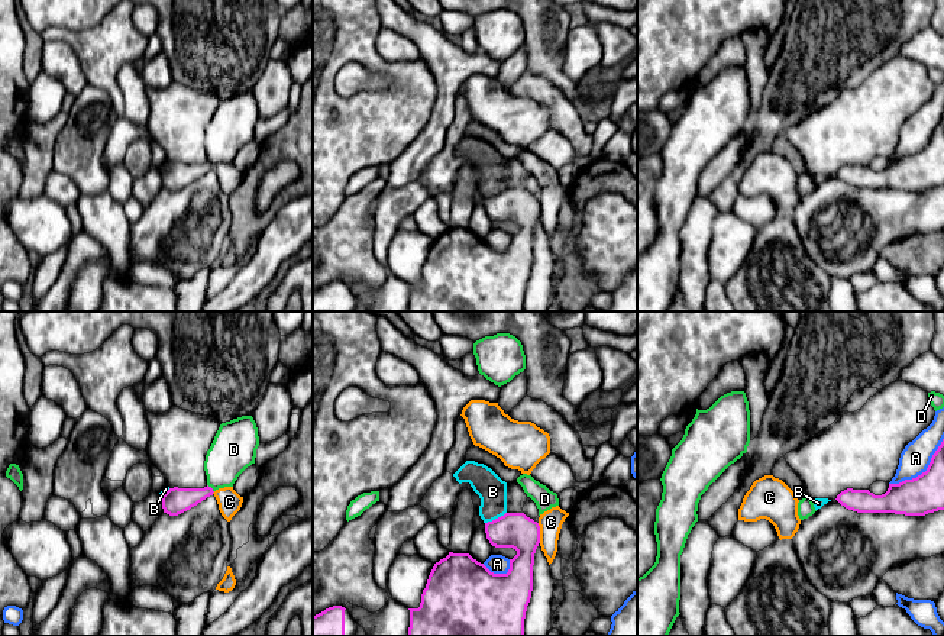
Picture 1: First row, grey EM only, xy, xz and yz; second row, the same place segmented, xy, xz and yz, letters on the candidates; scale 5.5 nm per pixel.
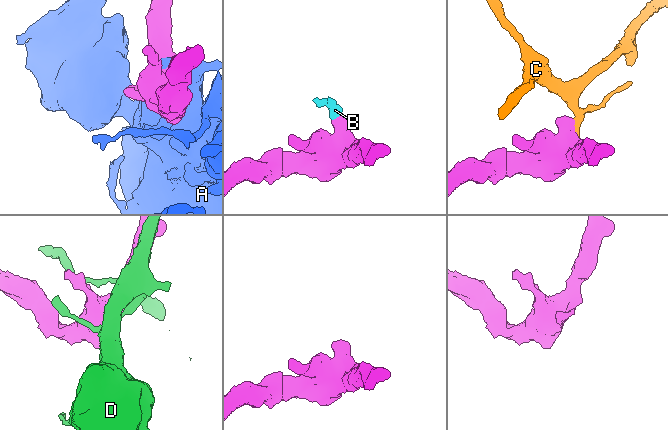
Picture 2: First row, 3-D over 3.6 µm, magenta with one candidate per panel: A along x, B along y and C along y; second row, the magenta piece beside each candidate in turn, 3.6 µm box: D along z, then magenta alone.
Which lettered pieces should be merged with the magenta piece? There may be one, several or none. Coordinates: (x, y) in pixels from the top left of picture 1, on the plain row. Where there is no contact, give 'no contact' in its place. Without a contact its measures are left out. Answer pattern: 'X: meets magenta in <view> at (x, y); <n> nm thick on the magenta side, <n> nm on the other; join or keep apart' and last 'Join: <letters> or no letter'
A: meets magenta in yz at (923, 148); 220 nm thick on the magenta side, 160 nm on the other; keep apart
B: meets magenta in xz at (495, 194); 200 nm thick on the magenta side, 160 nm on the other; keep apart
C: meets magenta in xz at (539, 209); 200 nm thick on the magenta side, 130 nm on the other; keep apart
D: meets magenta in xy at (212, 164); 150 nm thick on the magenta side, 240 nm on the other; keep apart
Join: no letter

